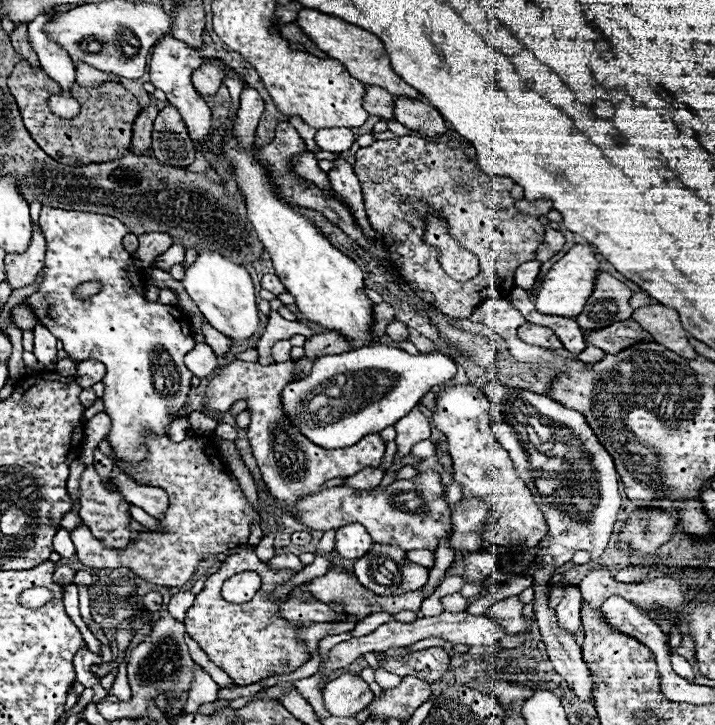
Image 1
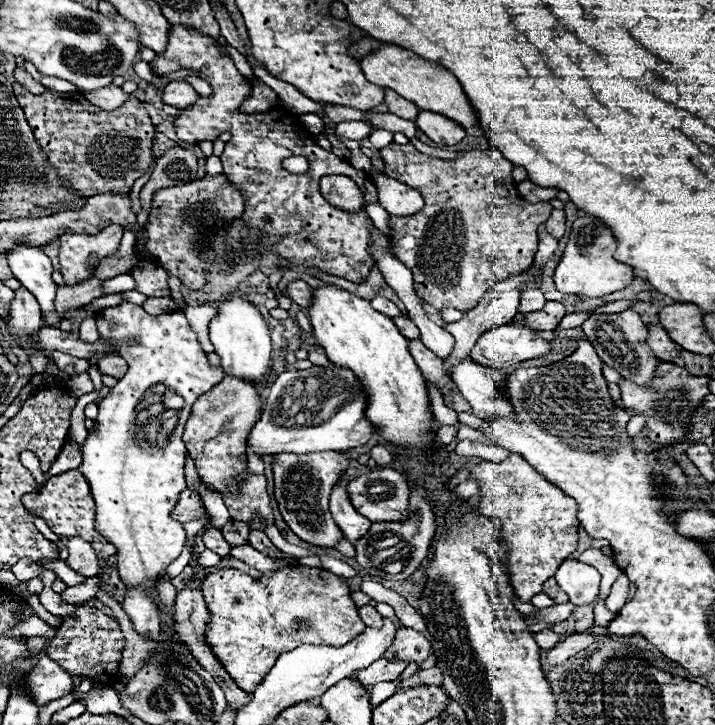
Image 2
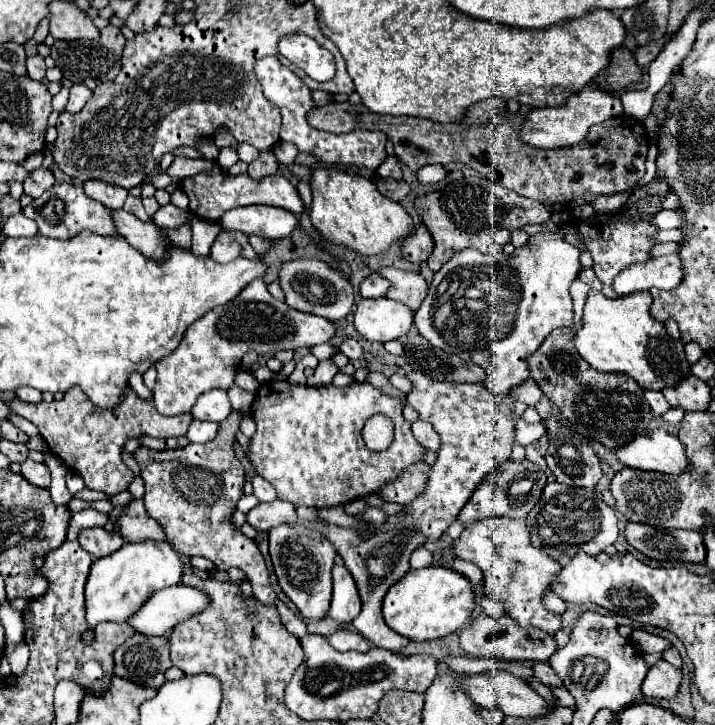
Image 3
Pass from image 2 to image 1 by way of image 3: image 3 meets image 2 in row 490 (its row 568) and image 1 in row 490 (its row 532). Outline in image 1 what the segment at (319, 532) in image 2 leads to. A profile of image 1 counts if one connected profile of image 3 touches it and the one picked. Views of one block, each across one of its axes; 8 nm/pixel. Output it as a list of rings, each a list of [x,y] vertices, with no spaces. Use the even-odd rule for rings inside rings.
[[[236,360],[224,368],[216,376],[210,378],[204,394],[204,406],[208,412],[220,410],[228,412],[236,400],[248,400],[248,410],[252,412],[252,422],[248,426],[248,438],[252,444],[254,458],[258,460],[262,478],[276,500],[278,508],[292,516],[292,506],[302,500],[304,496],[316,494],[324,488],[324,482],[332,478],[354,476],[364,468],[378,468],[384,456],[384,442],[380,434],[368,434],[358,444],[340,448],[340,450],[324,450],[312,444],[306,436],[302,436],[292,424],[288,422],[286,414],[282,412],[280,392],[282,388],[292,382],[292,360],[288,362],[274,362],[270,366],[260,366],[258,362],[242,362]]]

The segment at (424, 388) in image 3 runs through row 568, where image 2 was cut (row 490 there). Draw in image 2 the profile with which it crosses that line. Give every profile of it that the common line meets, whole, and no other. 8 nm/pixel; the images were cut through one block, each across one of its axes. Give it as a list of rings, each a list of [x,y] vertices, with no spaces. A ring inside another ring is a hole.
[[[372,470],[348,484],[348,494],[354,508],[372,522],[404,520],[408,516],[410,486],[406,478],[392,470]]]

